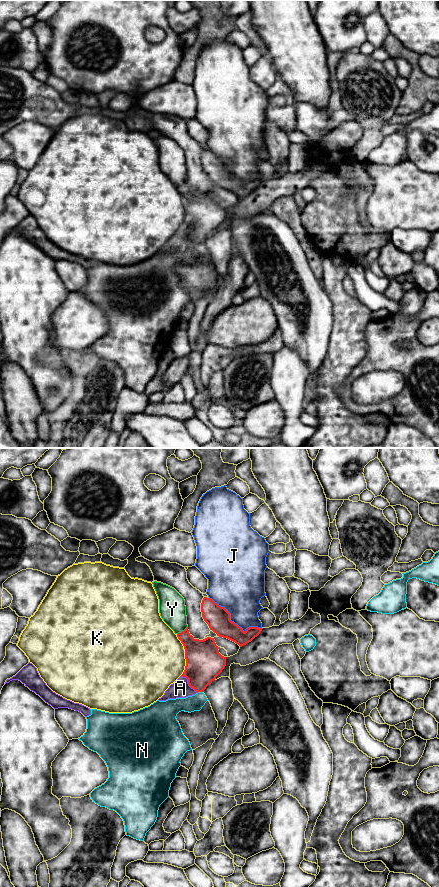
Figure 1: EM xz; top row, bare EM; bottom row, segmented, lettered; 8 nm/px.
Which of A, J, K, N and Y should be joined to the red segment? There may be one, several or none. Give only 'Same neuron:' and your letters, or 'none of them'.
Same neuron: none of them

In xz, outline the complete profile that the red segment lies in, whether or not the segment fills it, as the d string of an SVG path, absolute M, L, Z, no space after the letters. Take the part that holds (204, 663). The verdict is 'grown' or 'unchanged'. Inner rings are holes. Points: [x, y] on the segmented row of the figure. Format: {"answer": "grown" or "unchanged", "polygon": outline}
{"answer": "unchanged", "polygon": "M188 627L177 634L178 639L184 646L186 666L181 676L188 679L188 684L197 693L203 692L206 687L216 679L226 666L226 657L219 653L214 638L207 637L203 640L195 639L188 630Z"}

